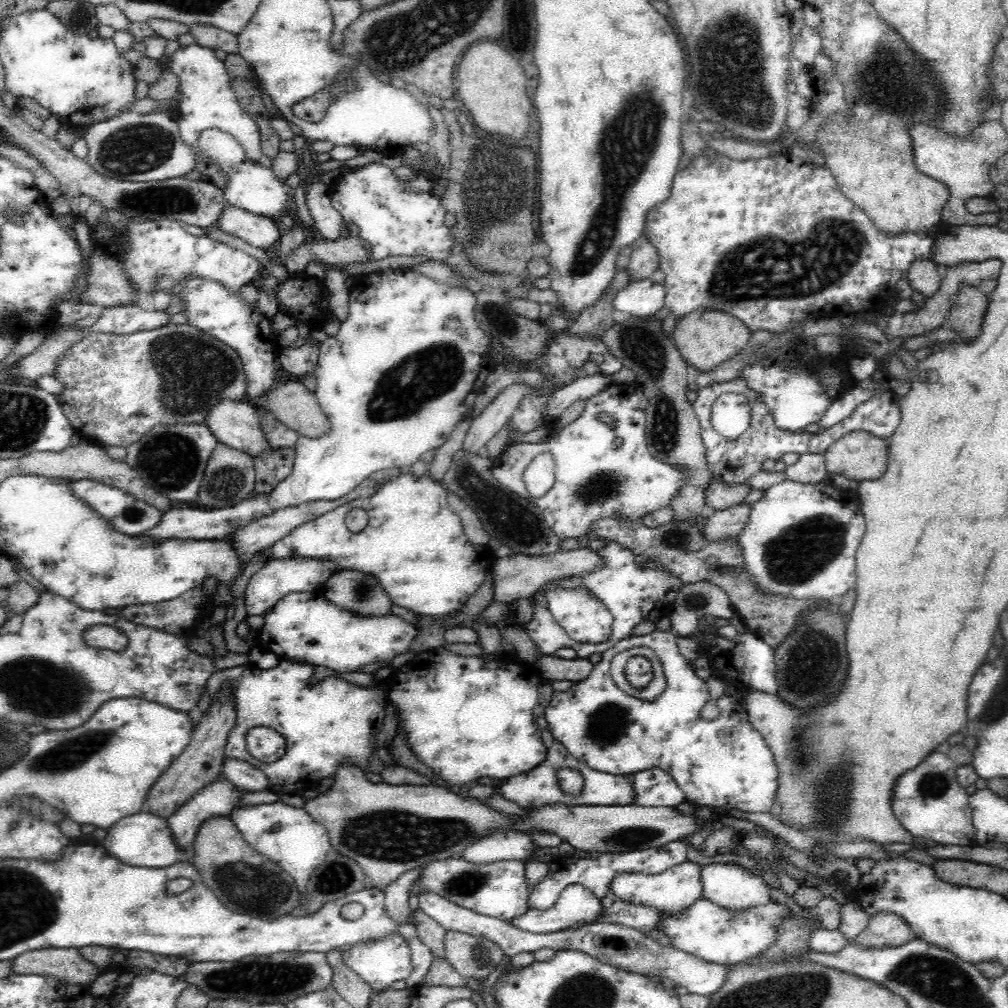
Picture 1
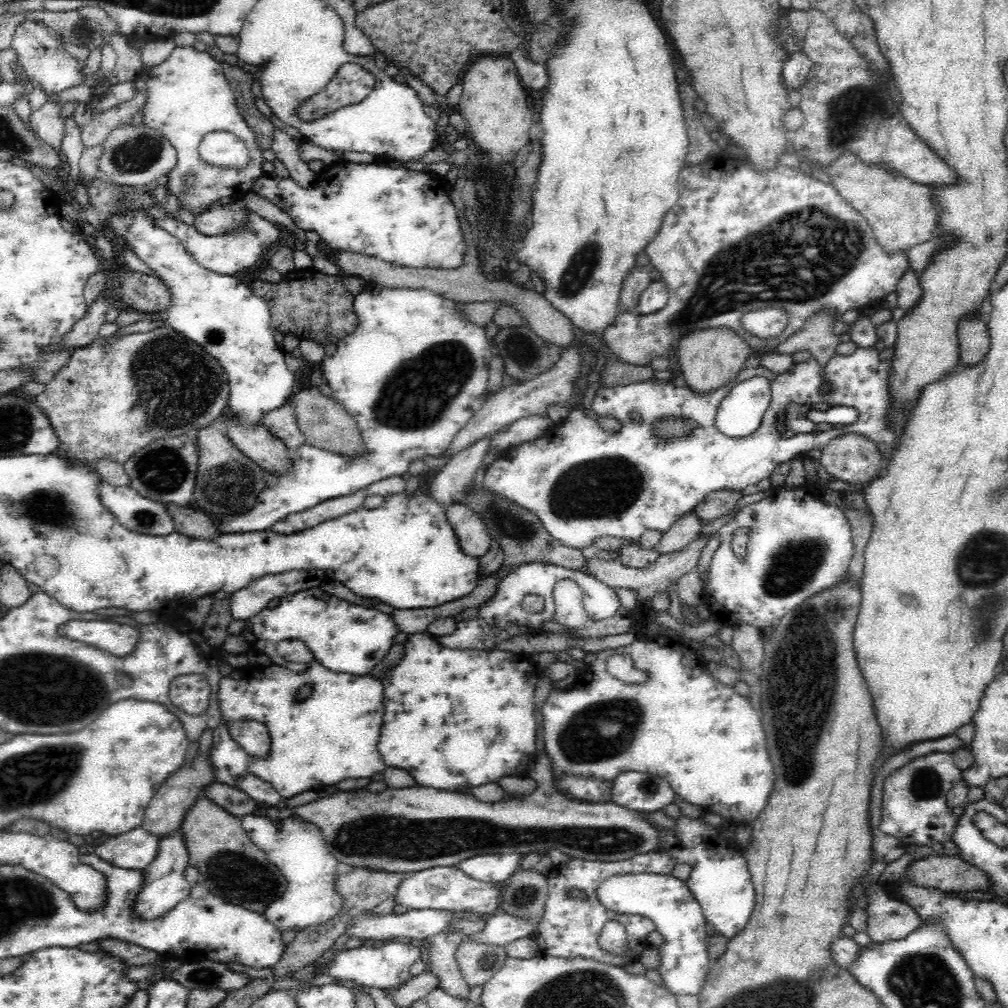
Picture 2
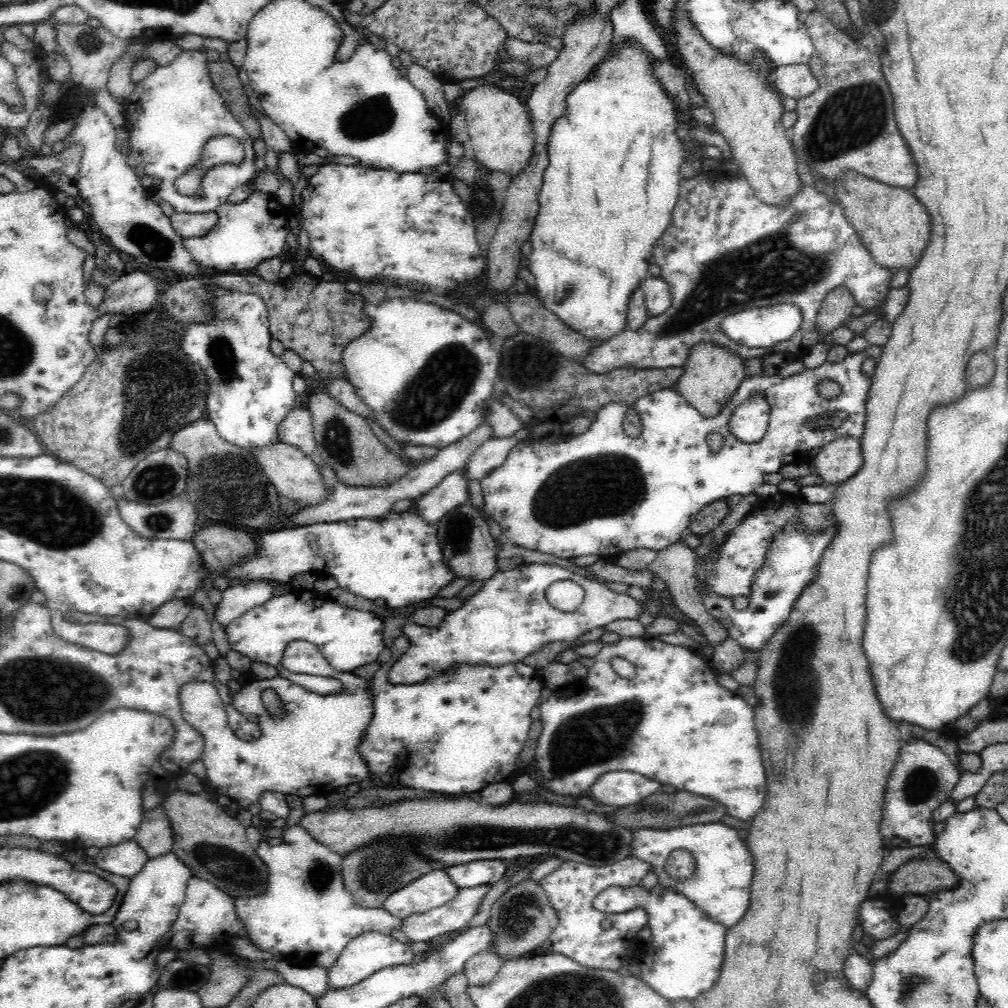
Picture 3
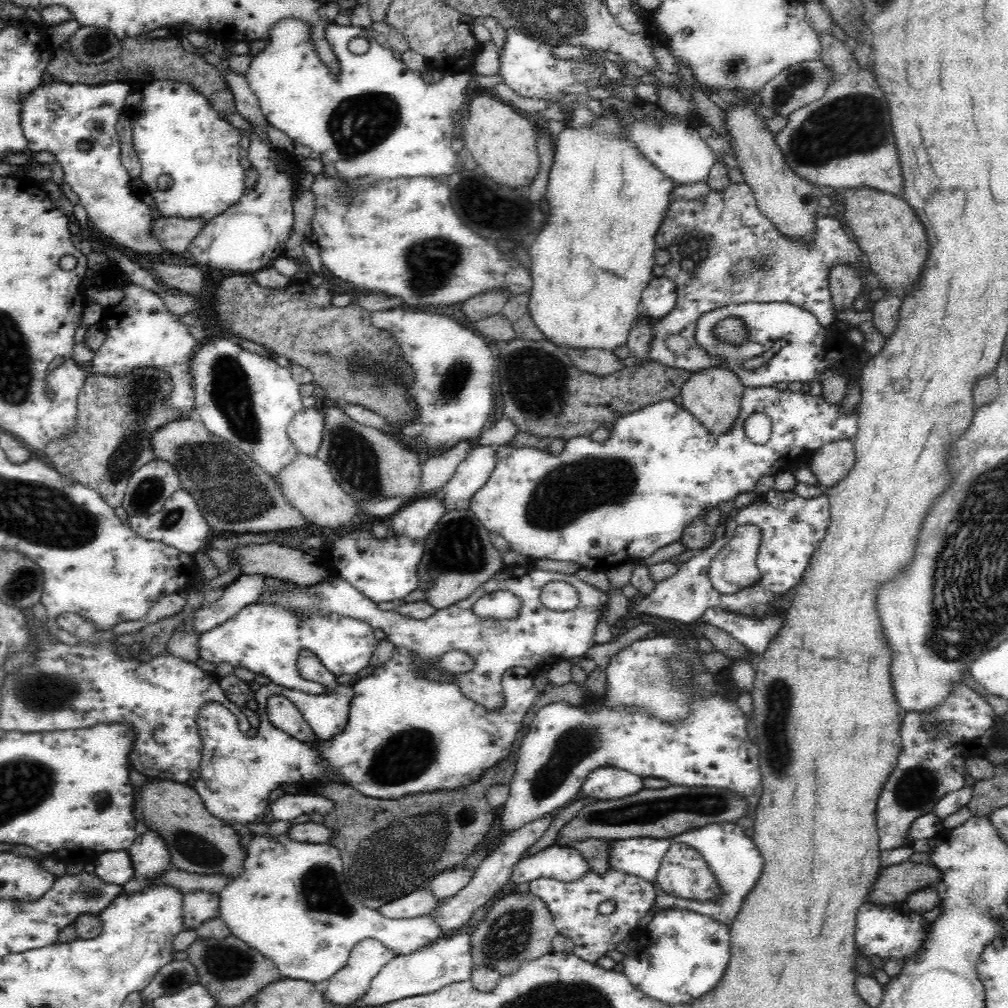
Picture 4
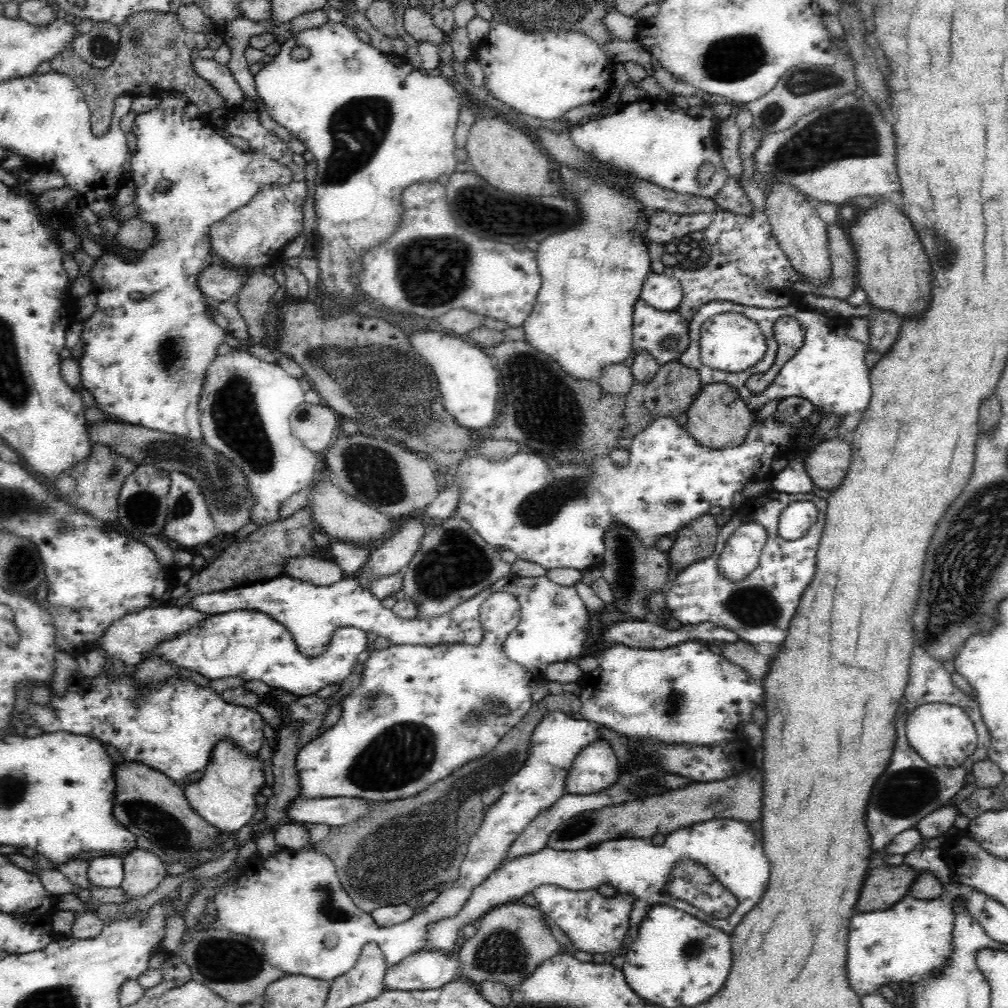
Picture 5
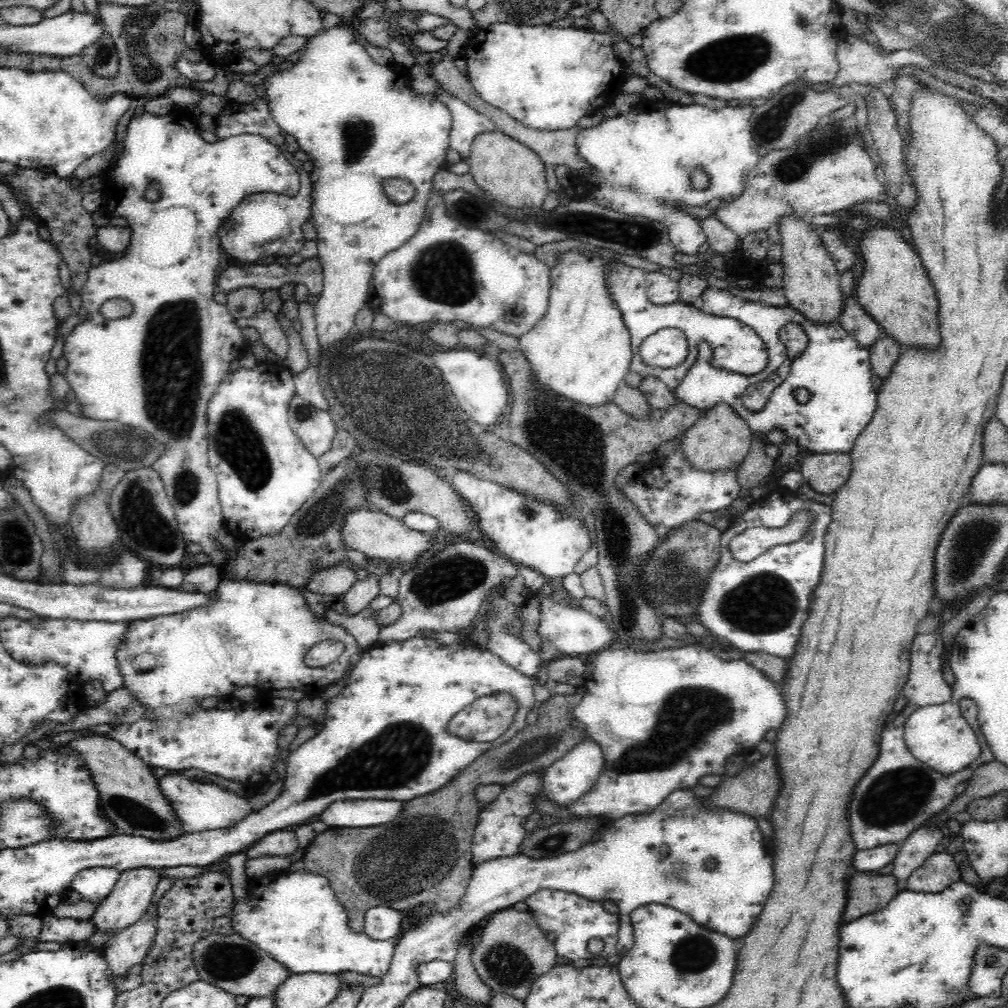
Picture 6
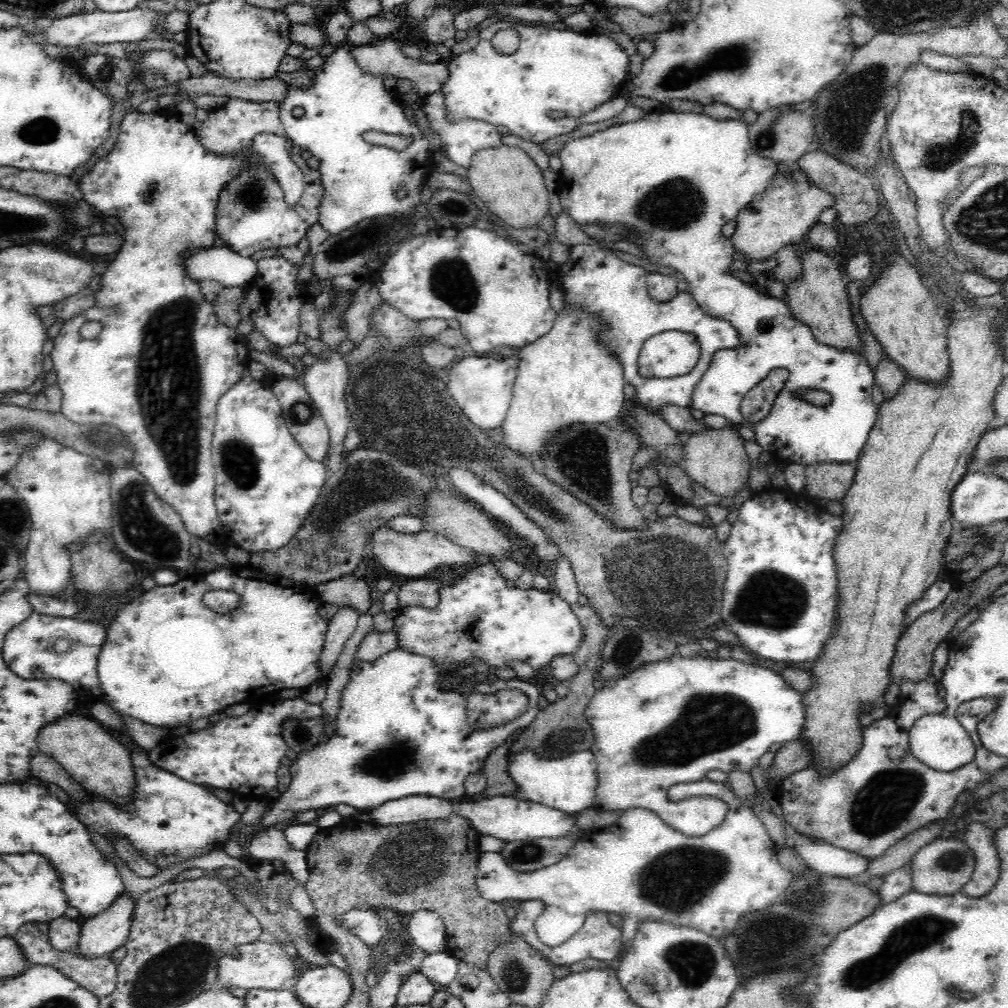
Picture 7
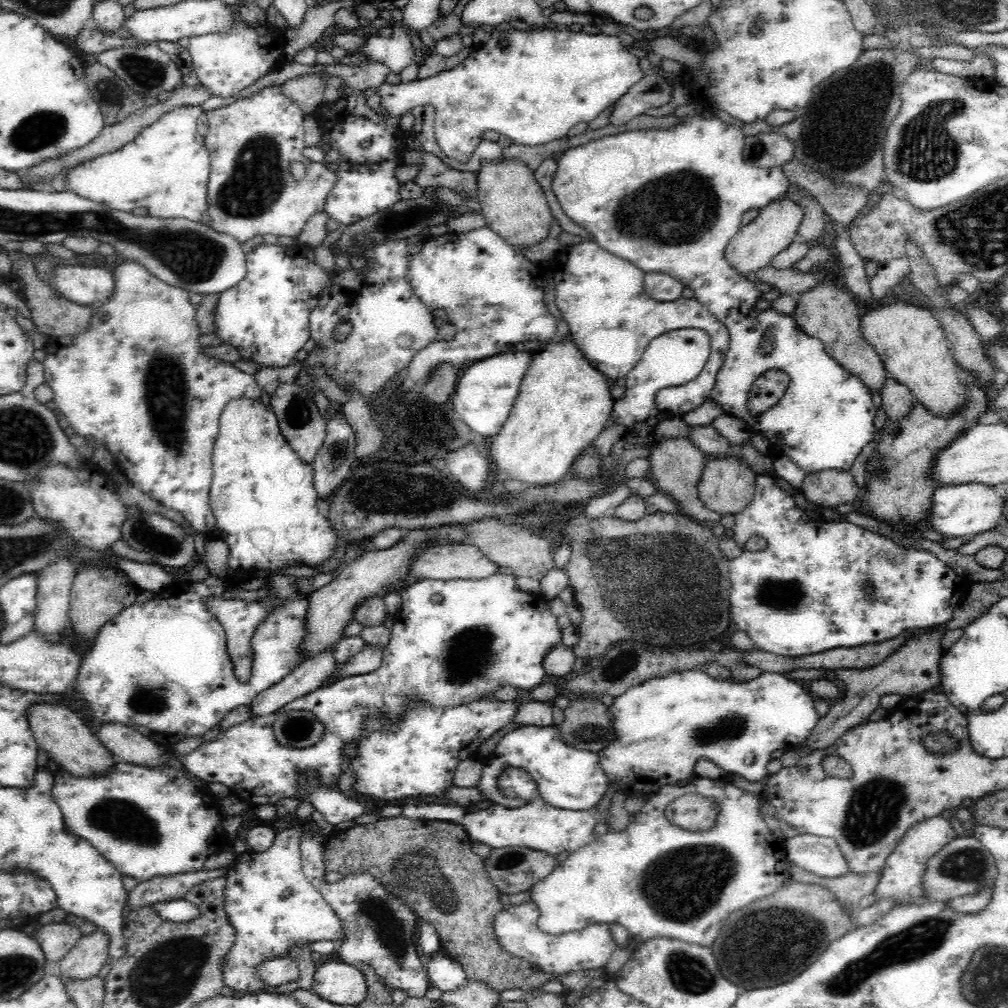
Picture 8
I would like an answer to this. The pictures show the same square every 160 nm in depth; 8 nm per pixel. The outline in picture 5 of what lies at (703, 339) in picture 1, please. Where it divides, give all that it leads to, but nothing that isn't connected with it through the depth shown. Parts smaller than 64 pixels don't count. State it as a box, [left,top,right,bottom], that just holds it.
[686,383,754,448]

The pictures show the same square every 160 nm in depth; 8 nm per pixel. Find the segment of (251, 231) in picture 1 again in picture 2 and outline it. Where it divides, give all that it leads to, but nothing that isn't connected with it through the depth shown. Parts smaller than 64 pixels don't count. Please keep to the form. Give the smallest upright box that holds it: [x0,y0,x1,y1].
[192,200,245,236]

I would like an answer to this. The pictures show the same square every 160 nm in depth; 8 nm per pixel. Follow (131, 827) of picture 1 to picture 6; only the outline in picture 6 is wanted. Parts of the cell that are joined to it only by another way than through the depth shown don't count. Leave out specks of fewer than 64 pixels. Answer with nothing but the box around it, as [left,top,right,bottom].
[70,868,121,905]

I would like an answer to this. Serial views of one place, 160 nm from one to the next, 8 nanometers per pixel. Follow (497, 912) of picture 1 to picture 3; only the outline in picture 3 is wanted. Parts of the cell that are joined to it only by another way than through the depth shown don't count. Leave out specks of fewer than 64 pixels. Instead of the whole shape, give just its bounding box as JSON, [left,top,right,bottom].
[382,868,459,919]

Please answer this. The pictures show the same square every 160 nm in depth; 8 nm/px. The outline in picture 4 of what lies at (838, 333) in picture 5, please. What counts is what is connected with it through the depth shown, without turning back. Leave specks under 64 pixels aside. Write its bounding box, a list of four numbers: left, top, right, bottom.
[694,303,861,389]

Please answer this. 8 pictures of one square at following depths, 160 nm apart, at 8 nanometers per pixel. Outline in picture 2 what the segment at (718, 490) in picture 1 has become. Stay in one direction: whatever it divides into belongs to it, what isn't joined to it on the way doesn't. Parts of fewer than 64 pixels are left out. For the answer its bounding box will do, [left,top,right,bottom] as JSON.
[694,489,742,524]

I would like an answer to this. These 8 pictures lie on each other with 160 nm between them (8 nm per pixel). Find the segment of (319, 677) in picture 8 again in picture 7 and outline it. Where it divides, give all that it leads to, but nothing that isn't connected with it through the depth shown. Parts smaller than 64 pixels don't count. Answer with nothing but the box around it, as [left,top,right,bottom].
[319,607,358,678]

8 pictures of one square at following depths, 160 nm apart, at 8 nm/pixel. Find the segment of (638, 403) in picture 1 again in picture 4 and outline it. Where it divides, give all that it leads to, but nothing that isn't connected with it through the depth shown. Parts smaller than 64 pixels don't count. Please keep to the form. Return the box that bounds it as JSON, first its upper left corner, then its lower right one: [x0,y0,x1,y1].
[465,387,858,570]

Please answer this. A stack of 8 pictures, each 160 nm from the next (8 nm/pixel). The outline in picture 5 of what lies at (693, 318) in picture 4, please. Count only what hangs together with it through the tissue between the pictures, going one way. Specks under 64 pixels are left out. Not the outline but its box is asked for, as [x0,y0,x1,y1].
[647,211,800,320]

